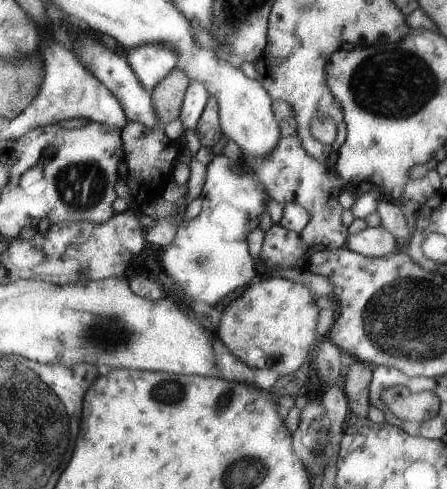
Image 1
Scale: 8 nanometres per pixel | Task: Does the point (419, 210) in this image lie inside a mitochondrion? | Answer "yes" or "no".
no

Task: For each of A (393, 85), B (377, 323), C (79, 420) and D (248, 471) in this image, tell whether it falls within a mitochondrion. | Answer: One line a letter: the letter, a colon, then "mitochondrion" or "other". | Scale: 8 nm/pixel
A: mitochondrion
B: mitochondrion
C: other
D: mitochondrion

